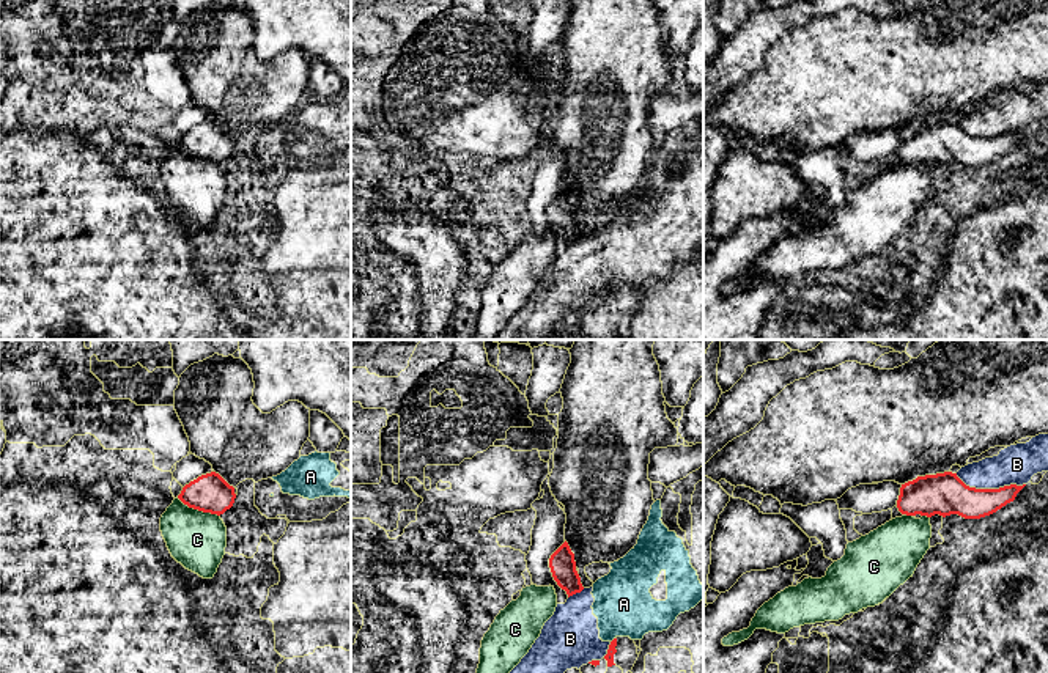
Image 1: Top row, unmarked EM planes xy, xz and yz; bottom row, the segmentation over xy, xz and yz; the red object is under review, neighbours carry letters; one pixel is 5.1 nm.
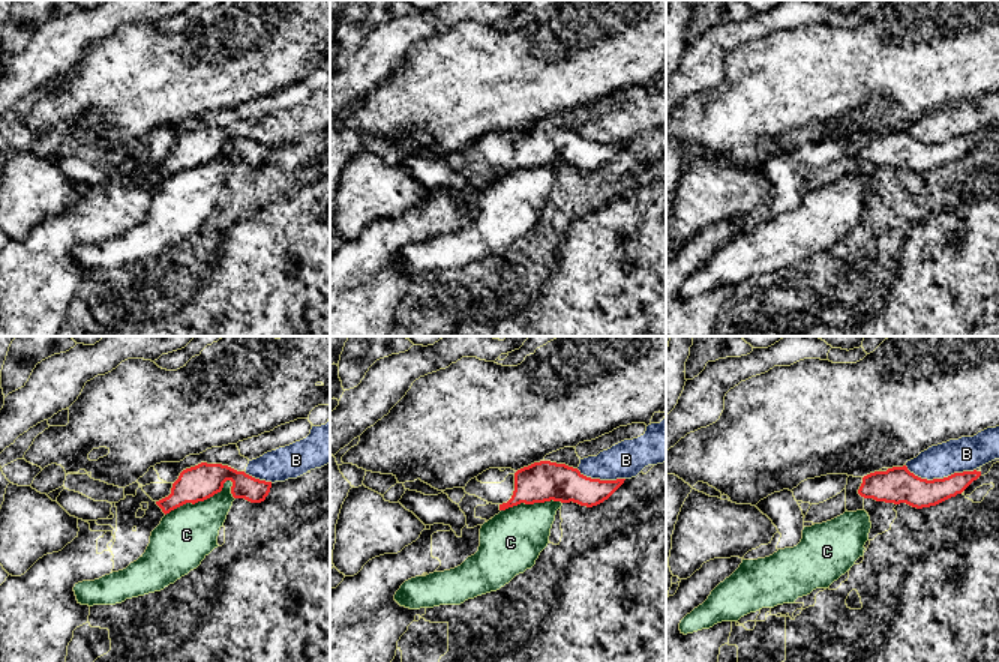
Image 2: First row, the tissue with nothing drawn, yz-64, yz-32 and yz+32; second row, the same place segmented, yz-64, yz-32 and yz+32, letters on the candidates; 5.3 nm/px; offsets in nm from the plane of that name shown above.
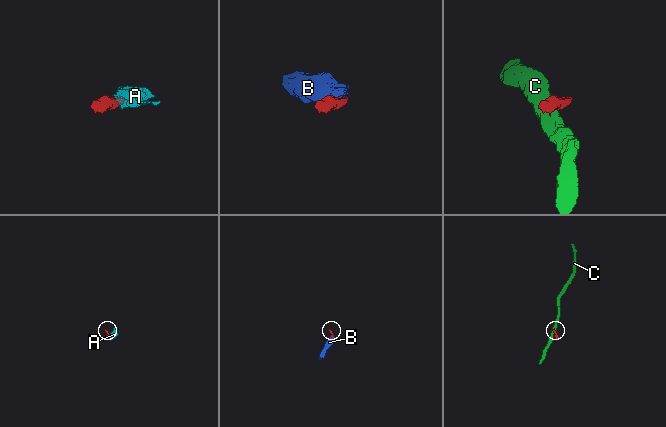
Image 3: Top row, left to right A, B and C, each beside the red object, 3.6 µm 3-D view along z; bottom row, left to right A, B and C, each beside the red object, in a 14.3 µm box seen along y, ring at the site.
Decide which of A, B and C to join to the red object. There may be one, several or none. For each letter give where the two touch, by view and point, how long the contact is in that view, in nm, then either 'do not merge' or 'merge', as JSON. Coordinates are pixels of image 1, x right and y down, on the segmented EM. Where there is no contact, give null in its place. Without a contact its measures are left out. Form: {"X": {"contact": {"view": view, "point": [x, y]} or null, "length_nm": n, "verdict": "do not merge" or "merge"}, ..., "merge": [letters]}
{"A": {"contact": {"view": "xz", "point": [612, 640]}, "length_nm": 40, "verdict": "do not merge"}, "B": {"contact": {"view": "yz", "point": [990, 489]}, "length_nm": 360, "verdict": "do not merge"}, "C": {"contact": {"view": "xy", "point": [199, 510]}, "length_nm": 240, "verdict": "do not merge"}, "merge": []}

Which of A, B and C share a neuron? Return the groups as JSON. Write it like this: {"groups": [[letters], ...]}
{"groups": [["A", "B"], ["C"]]}

